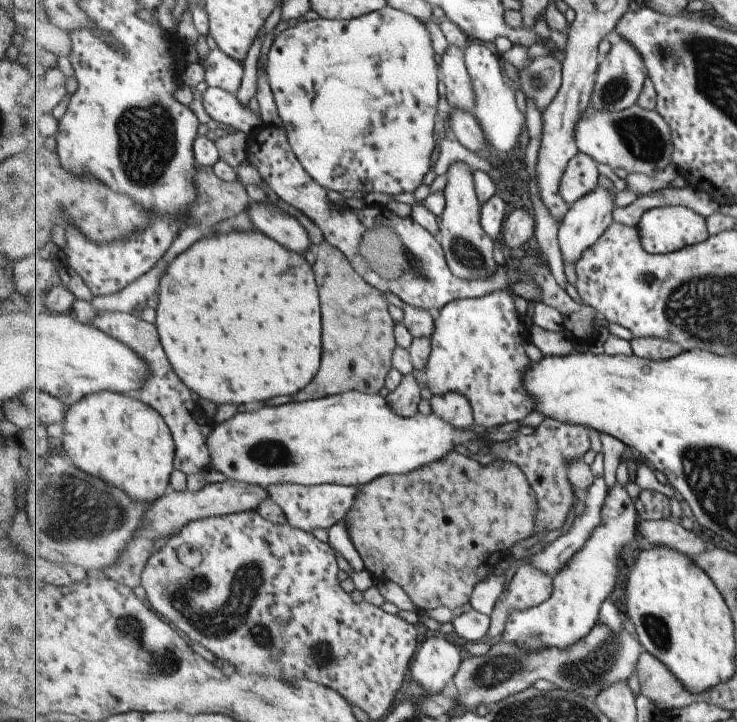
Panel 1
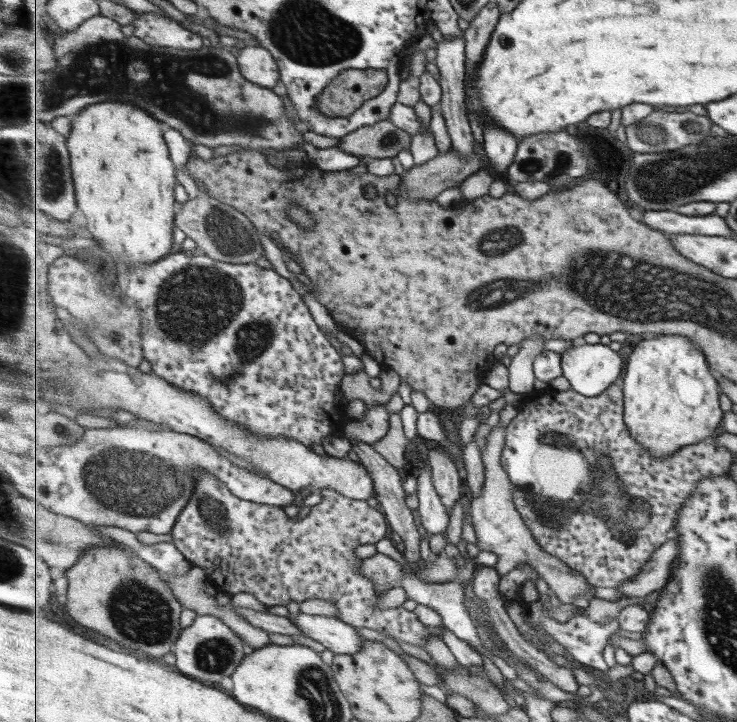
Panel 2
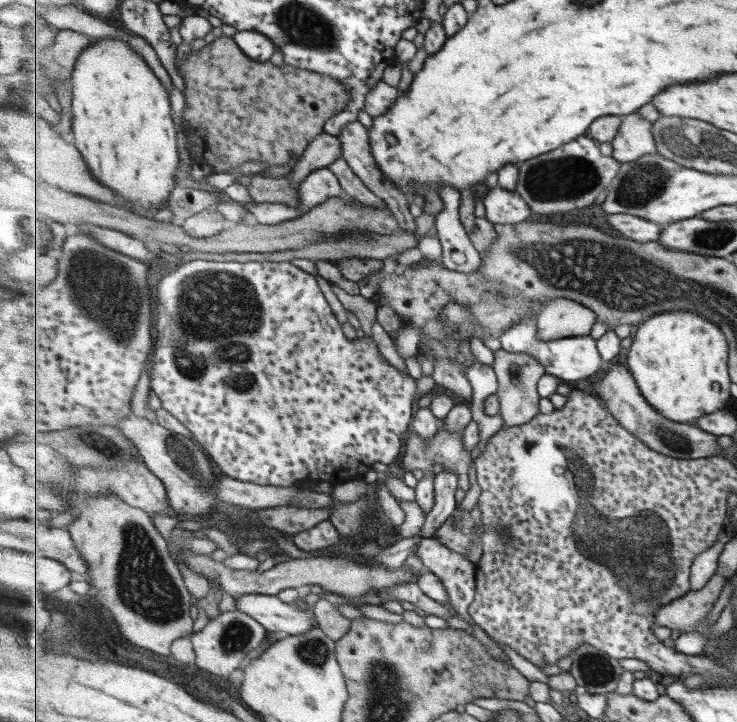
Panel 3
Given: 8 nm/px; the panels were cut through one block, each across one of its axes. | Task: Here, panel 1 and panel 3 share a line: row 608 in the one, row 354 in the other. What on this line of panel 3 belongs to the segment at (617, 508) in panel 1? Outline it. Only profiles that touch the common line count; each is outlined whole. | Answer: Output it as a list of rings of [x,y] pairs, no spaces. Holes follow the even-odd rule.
[[[529,316],[529,318],[523,319],[523,322],[513,324],[511,328],[507,328],[507,330],[501,334],[501,338],[498,338],[502,343],[503,349],[509,353],[533,355],[533,357],[545,367],[548,374],[553,374],[568,383],[587,380],[587,378],[590,379],[593,378],[593,376],[603,374],[602,371],[605,366],[605,360],[597,347],[595,338],[586,335],[543,342],[543,340],[539,338],[539,332],[537,332],[537,318],[538,316]]]

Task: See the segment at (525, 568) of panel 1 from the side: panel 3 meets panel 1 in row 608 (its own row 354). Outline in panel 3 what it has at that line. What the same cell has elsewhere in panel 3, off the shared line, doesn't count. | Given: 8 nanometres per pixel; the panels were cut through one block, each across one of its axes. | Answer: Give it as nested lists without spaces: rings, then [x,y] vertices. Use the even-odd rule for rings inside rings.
[[[504,349],[494,352],[494,370],[498,377],[499,389],[496,393],[500,398],[500,416],[503,419],[502,429],[512,426],[527,424],[535,416],[541,414],[539,410],[539,400],[541,396],[538,392],[540,379],[548,373],[545,367],[533,357],[525,353],[509,353]]]

